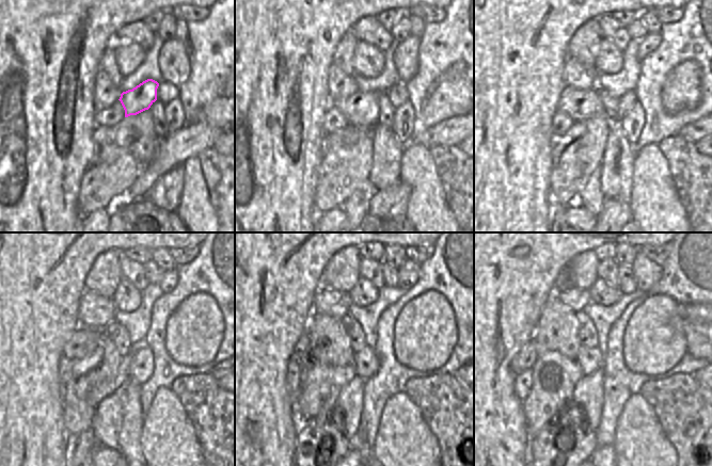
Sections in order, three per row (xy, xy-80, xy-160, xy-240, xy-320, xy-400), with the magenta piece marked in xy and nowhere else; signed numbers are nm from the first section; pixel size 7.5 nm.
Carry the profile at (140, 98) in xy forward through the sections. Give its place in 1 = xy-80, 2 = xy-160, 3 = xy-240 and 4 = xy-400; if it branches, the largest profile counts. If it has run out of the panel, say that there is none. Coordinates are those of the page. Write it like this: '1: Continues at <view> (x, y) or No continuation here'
1: Continues at xy-80 (362, 108)
2: Continues at xy-160 (580, 105)
3: Continues at xy-240 (83, 341)
4: Continues at xy-400 (525, 358).

